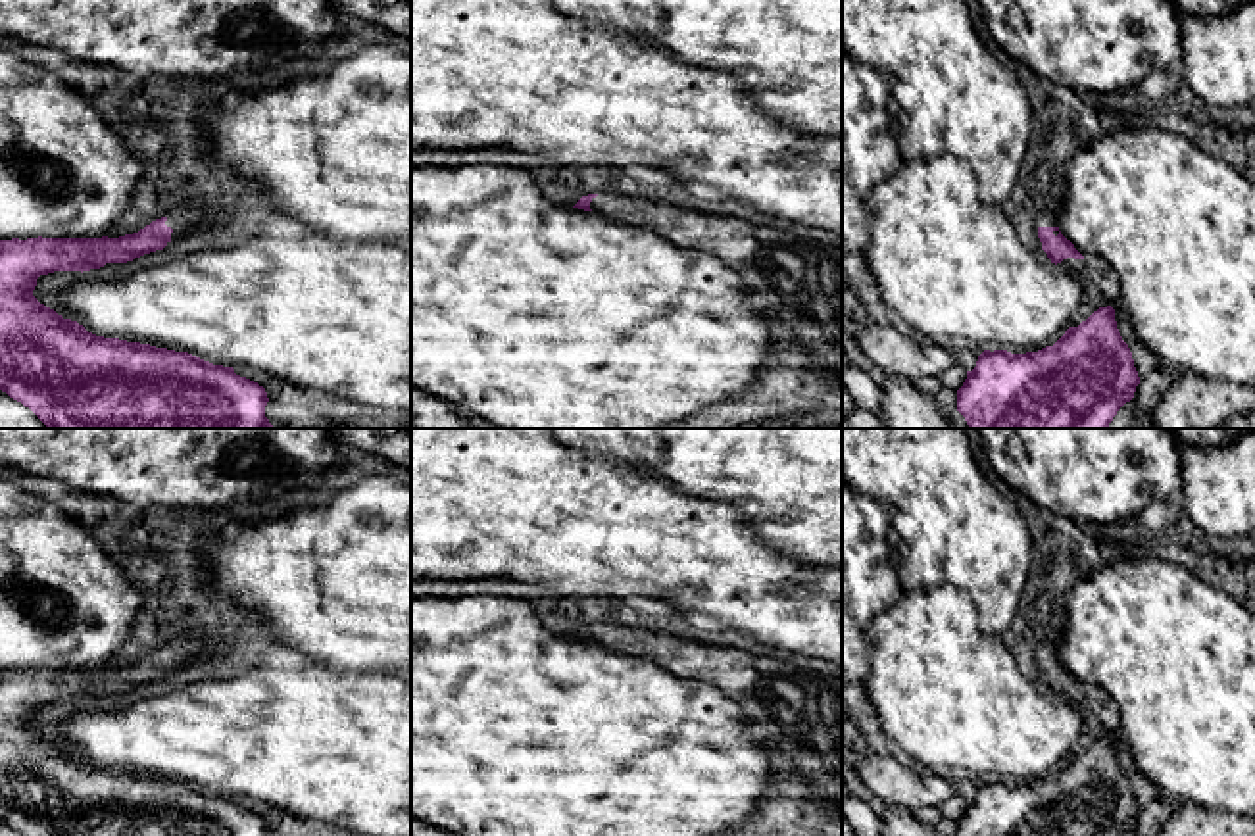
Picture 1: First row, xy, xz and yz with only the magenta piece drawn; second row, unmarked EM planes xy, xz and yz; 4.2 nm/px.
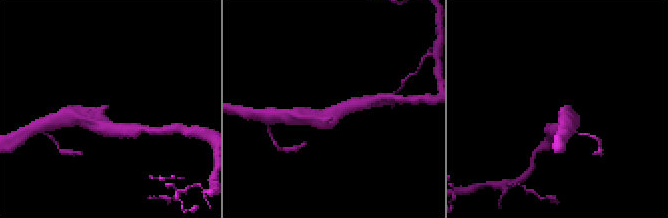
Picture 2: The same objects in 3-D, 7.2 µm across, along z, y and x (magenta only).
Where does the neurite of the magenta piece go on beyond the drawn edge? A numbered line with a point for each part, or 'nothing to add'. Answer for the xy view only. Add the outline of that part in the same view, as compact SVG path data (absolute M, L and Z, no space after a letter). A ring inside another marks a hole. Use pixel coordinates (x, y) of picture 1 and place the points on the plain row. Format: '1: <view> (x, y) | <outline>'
1: xy (179, 652) | M171 642L165 653L167 657L175 661L175 667L181 667L186 659L192 659L198 655L198 644L196 642Z

